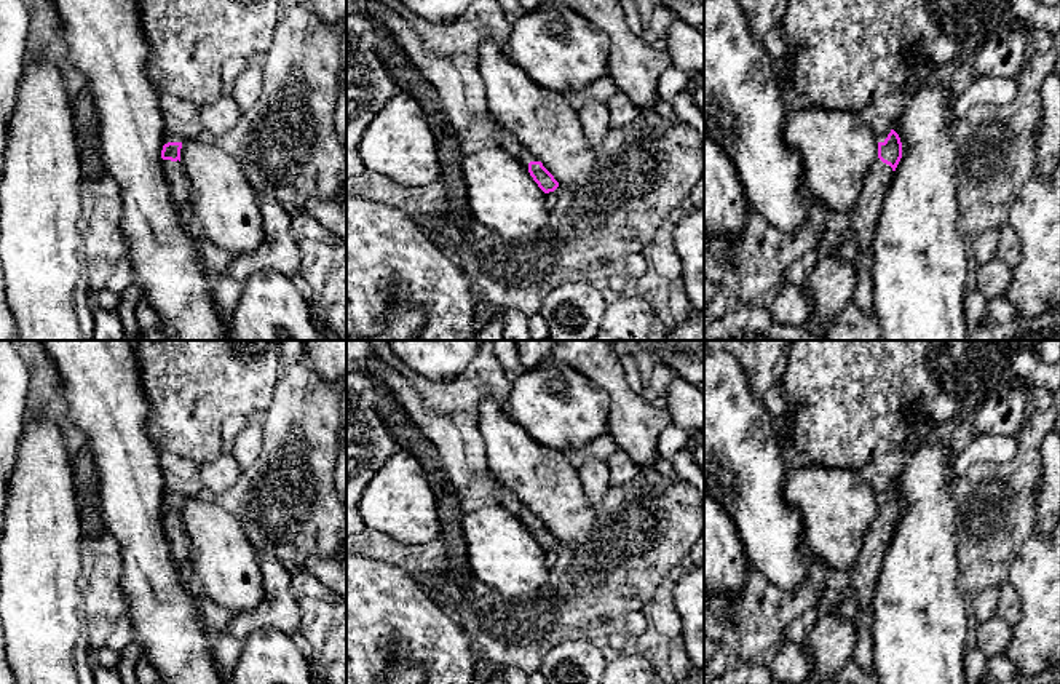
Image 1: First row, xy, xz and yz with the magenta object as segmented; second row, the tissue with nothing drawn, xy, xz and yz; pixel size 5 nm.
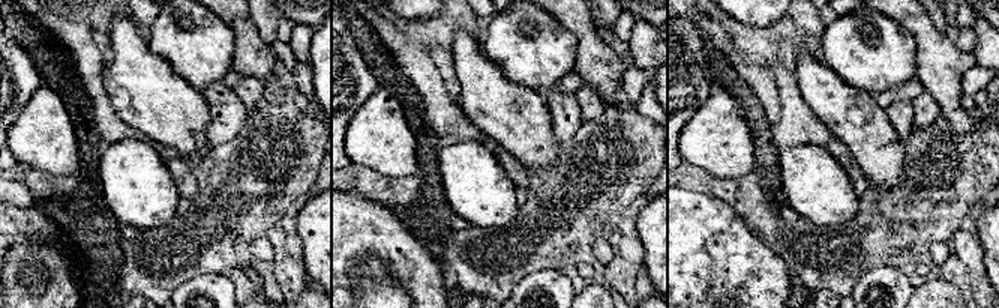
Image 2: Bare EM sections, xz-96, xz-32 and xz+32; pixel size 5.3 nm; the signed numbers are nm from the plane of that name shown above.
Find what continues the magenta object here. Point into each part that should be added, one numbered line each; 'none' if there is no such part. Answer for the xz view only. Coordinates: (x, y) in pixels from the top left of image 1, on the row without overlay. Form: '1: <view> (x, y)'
1: xz (524, 513)

